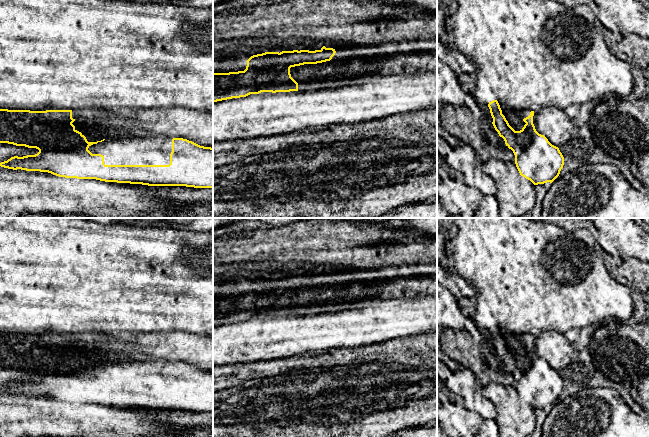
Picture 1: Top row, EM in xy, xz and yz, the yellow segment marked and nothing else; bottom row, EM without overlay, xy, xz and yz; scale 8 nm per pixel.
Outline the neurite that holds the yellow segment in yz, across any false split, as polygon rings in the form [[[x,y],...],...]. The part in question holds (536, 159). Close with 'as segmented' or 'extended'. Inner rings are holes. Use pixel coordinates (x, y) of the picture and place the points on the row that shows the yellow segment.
[[[497,100],[489,102],[493,126],[506,146],[515,155],[515,164],[521,176],[534,185],[552,183],[560,174],[564,157],[559,148],[539,134],[533,124],[534,111],[523,119],[526,123],[520,131],[515,131],[502,114]]]; as segmented

